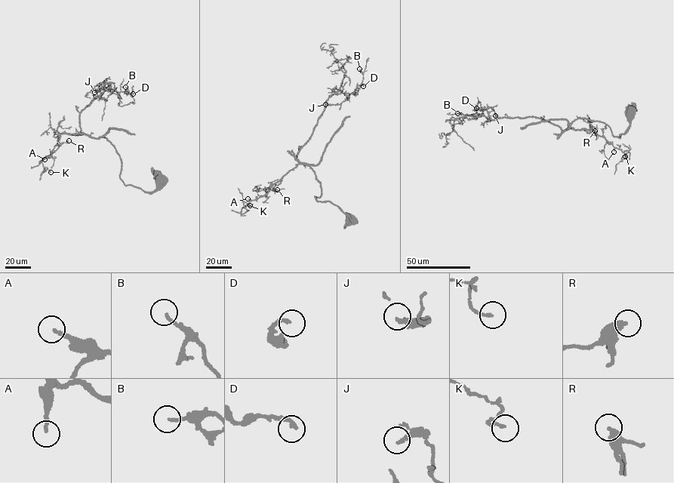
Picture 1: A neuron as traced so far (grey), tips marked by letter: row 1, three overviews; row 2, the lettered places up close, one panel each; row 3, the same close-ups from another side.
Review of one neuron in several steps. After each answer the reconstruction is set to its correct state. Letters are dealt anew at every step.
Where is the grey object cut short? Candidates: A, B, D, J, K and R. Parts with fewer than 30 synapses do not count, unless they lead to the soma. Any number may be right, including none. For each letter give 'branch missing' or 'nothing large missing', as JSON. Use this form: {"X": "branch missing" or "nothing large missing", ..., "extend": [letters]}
{"A": "branch missing", "B": "nothing large missing", "D": "branch missing", "J": "nothing large missing", "K": "nothing large missing", "R": "nothing large missing", "extend": ["A", "D"]}

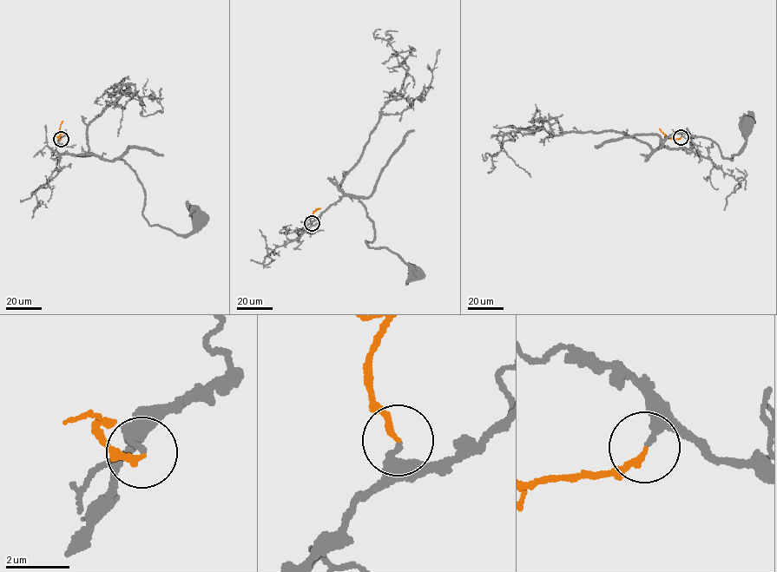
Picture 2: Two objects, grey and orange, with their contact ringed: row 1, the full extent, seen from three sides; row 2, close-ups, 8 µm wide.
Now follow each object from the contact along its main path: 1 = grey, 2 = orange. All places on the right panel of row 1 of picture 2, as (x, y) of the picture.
1: (681, 137), (695, 145), (688, 148), (660, 147), (674, 133), (703, 136), (731, 161), (745, 142), (747, 122)
2: (681, 137), (668, 138), (659, 128)

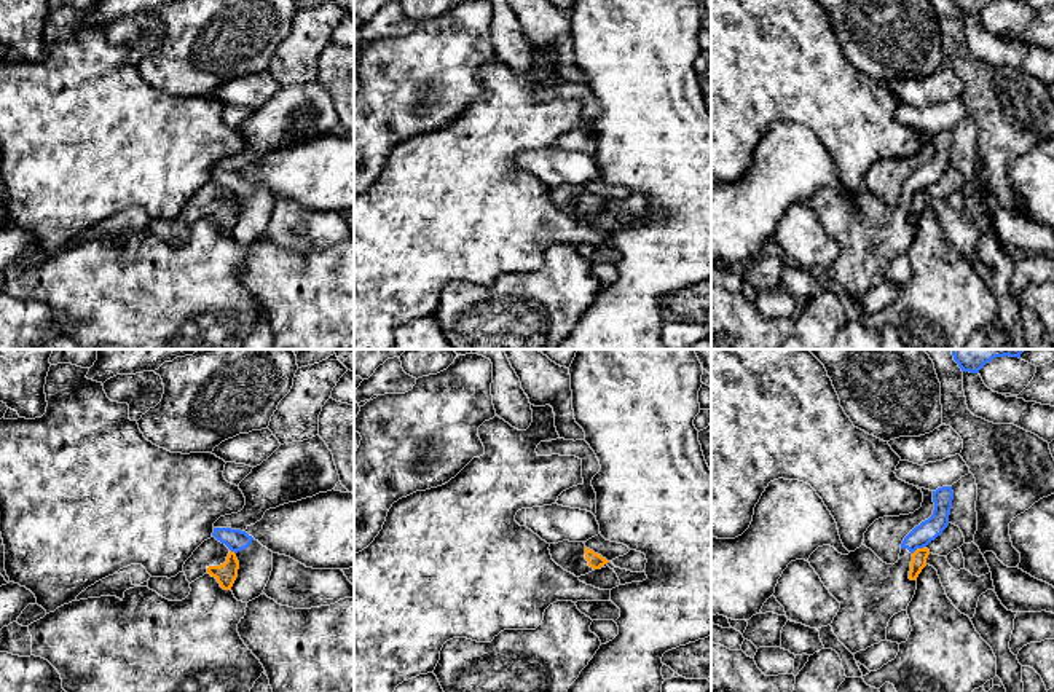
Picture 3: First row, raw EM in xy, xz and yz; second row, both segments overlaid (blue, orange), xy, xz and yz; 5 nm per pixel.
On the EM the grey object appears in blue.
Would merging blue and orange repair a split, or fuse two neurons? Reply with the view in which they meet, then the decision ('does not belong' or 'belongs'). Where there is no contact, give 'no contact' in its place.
yz | does not belong

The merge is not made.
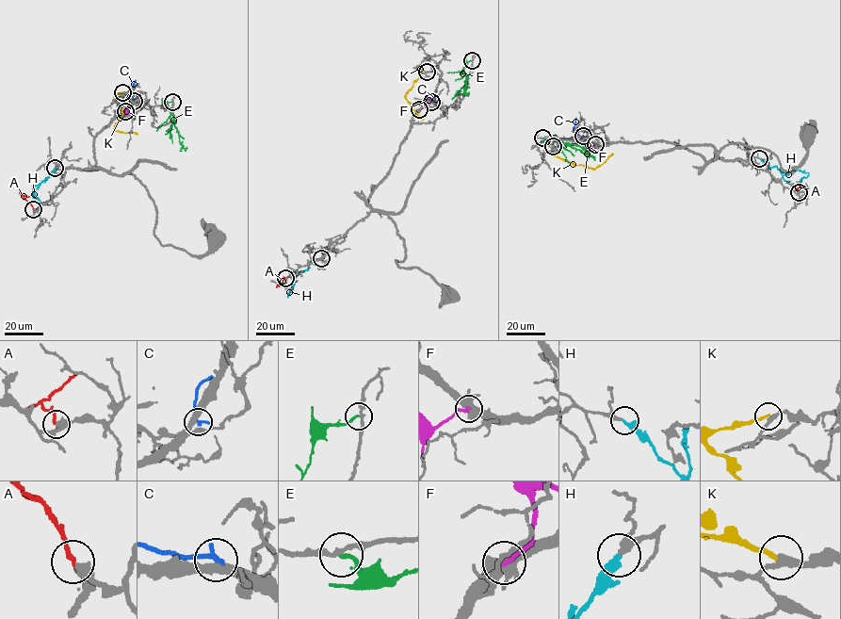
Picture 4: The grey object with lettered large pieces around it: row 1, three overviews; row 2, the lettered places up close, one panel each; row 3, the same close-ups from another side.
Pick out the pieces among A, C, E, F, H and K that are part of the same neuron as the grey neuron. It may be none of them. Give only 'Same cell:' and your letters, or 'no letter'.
Same cell: A, H

